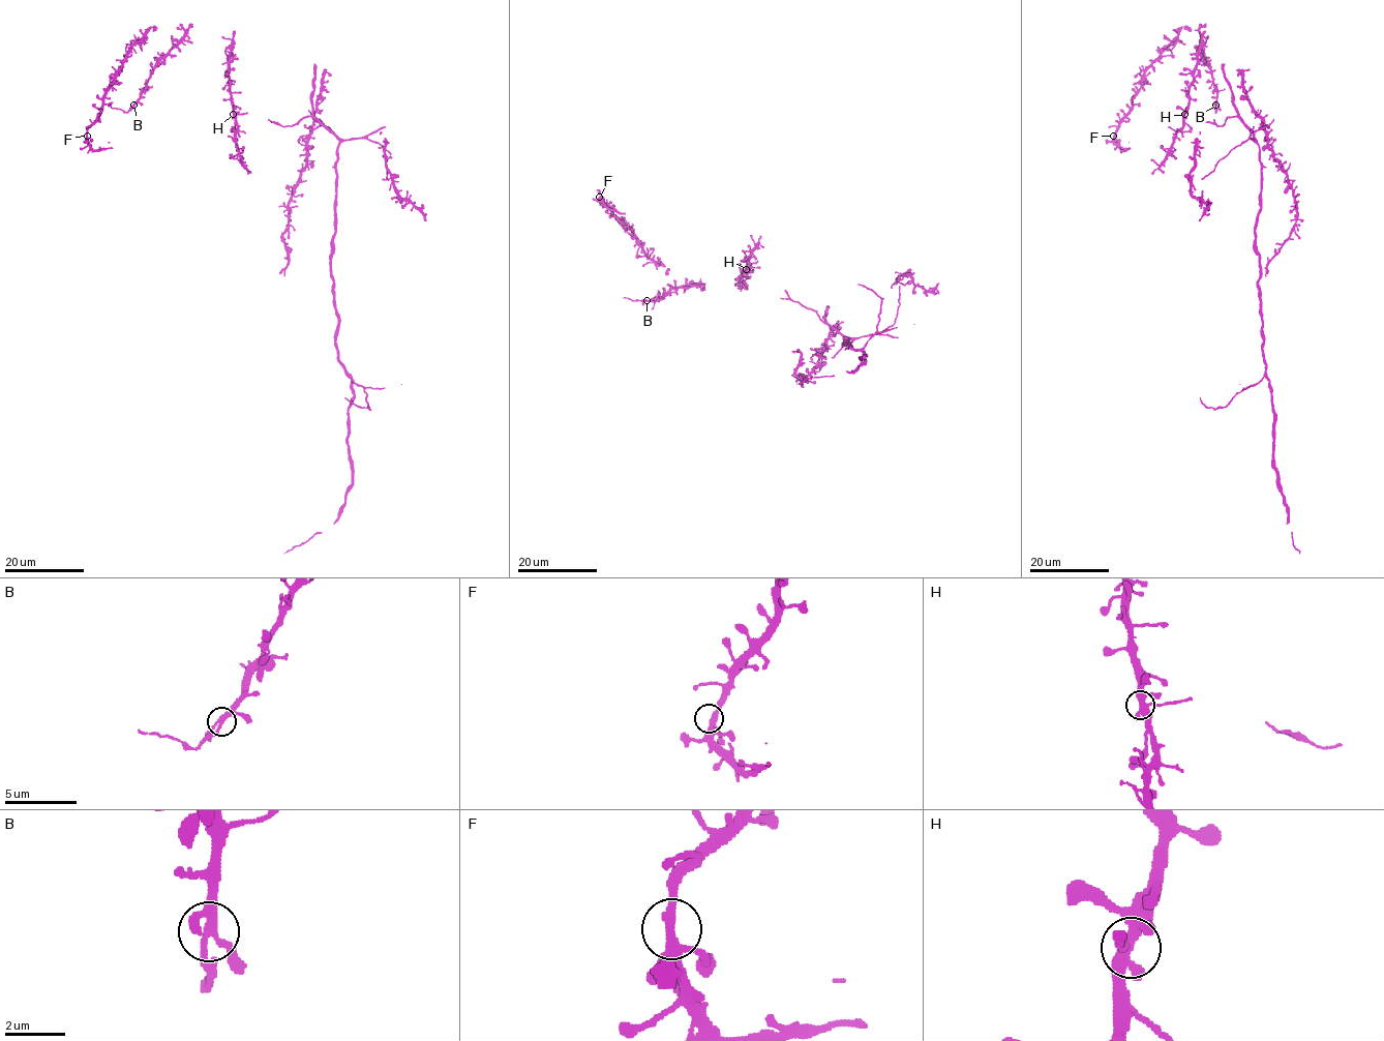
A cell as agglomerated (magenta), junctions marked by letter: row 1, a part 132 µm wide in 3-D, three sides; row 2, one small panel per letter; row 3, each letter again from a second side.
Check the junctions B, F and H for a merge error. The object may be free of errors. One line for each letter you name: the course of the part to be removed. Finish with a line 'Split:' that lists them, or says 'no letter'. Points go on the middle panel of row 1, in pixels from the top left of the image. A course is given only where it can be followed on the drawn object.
B: course (647, 300), (623, 298)
Split: B

